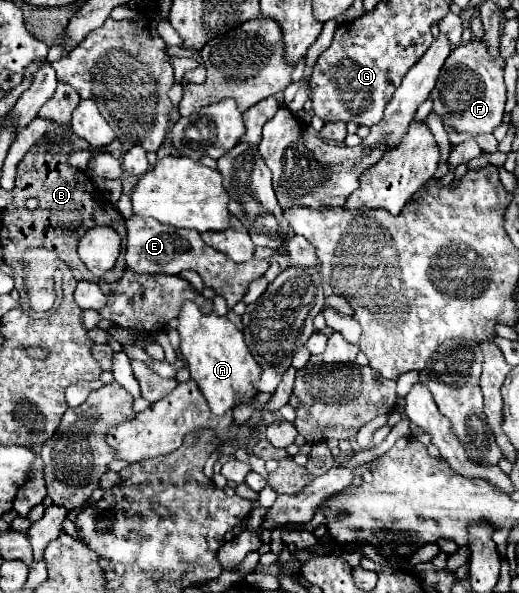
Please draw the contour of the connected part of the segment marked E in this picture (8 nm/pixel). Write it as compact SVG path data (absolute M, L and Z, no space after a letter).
M129 217L127 219L127 253L125 253L129 269L135 273L167 273L177 275L179 271L193 269L201 275L205 287L215 289L217 295L225 297L227 305L233 307L237 301L243 299L247 293L247 287L253 279L261 277L265 273L263 259L251 259L245 263L235 263L223 253L215 251L213 247L205 245L201 235L193 229L171 229L167 225L161 225L155 219L143 219L143 217Z

